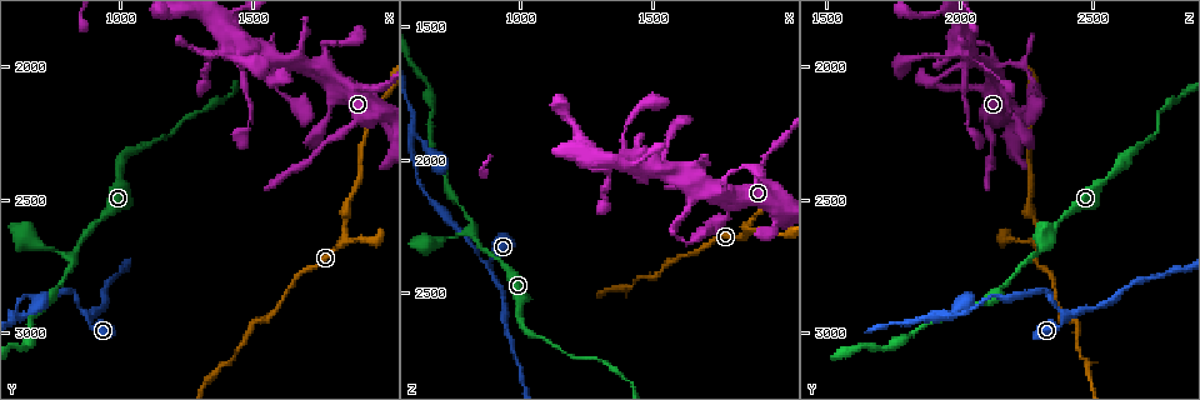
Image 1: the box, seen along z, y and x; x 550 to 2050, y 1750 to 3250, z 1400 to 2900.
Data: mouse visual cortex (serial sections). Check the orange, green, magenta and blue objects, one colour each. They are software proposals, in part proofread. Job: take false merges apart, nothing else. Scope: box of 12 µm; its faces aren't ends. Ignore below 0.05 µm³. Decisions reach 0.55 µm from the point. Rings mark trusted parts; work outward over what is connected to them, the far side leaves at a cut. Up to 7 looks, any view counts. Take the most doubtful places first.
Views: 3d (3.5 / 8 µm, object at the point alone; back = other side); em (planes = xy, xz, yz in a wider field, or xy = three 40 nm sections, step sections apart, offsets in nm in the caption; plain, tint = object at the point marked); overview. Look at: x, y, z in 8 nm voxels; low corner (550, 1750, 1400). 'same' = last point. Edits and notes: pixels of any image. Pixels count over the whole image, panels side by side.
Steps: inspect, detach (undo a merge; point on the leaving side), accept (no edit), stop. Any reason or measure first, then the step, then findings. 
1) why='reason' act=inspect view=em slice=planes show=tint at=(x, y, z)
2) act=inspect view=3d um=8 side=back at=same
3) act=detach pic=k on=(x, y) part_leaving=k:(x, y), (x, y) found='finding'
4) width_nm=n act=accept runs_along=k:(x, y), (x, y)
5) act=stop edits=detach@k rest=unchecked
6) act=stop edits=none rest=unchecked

why='two arms in line, one across' act=inspect view=3d um=3.5 at=(840, 2700, 2280)

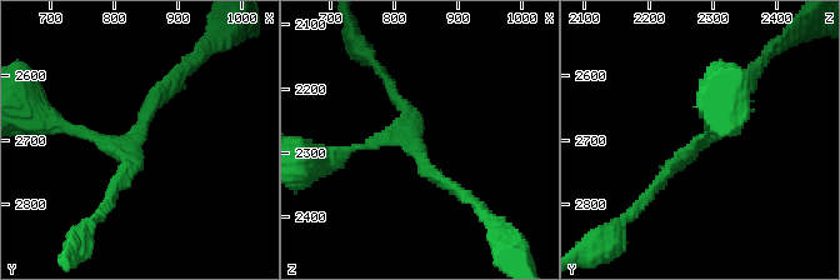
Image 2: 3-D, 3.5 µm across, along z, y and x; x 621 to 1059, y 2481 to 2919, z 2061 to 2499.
arms=3 arm_widths_nm=100,150,200 act=inspect view=em slice=xy step=3 show=tint at=(825, 2700, 2290)

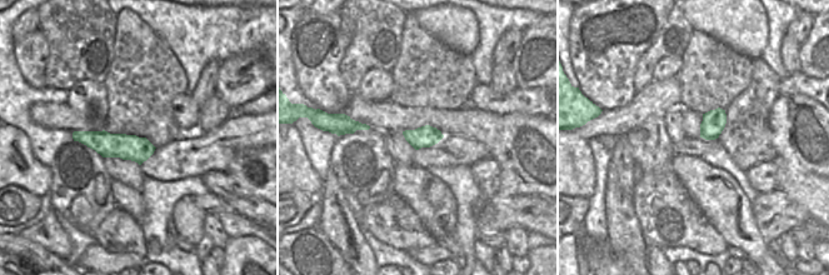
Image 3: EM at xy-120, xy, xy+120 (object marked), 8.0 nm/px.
act=inspect view=em slice=xy step=5 show=tint at=same

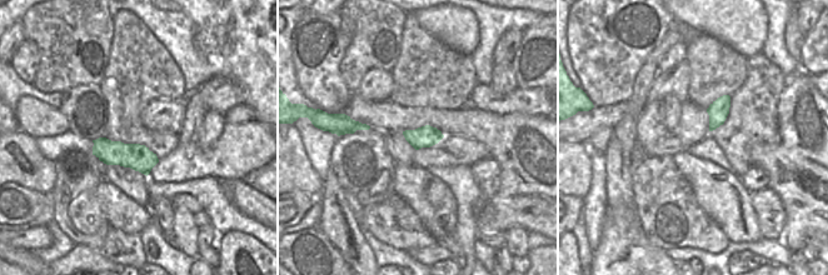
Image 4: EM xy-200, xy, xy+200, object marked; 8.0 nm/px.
act=accept runs_along=2:(171, 83), (133, 140), (55, 121) found='one cell here'

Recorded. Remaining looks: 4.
why='four or more arms meet' act=inspect view=3d um=3.5 at=(1720, 2000, 2120)

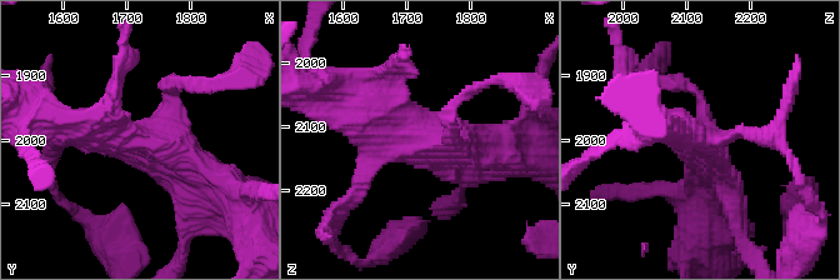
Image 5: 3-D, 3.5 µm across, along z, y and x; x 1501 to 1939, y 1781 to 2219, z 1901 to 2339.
arms=4 arm_widths_nm=200,200,450,450 act=inspect view=em slice=xy step=1 show=tint at=(1715, 1995, 2115)

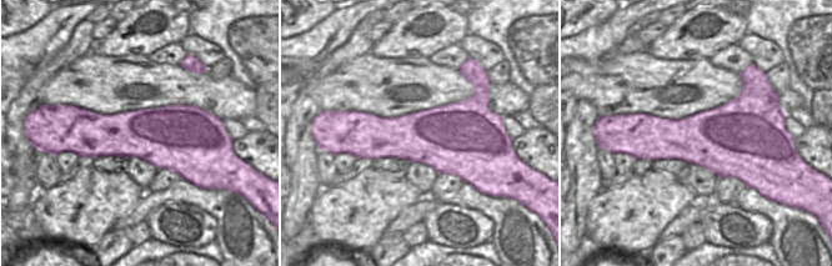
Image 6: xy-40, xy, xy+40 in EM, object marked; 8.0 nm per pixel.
act=accept runs_along=5:(483, 154), (341, 100) found='one cell here'

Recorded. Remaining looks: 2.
why='sharp bend' act=inspect view=3d um=8 at=(1500, 2950, 2440)

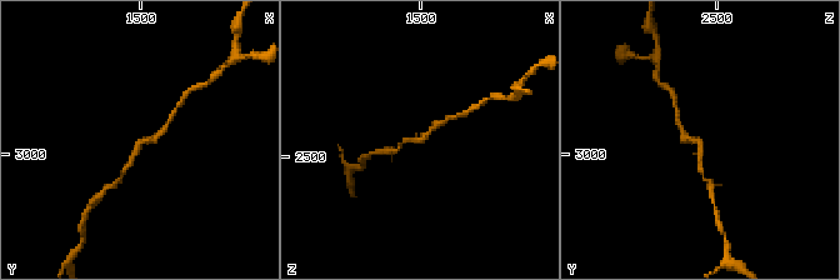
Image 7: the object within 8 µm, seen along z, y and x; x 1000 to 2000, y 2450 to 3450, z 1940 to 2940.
arm_widths_nm=150,200 why='need the tissue' act=inspect view=em slice=xy step=3 show=tint at=(1500, 2960, 2430)

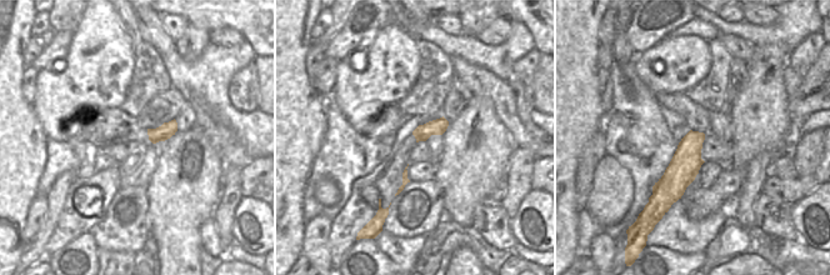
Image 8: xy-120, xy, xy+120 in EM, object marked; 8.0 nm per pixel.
act=accept runs_along=7:(165, 129), (136, 145), (121, 174) found='continuous, no second cell'

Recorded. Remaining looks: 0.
act=stop edits=none rest=unchecked

